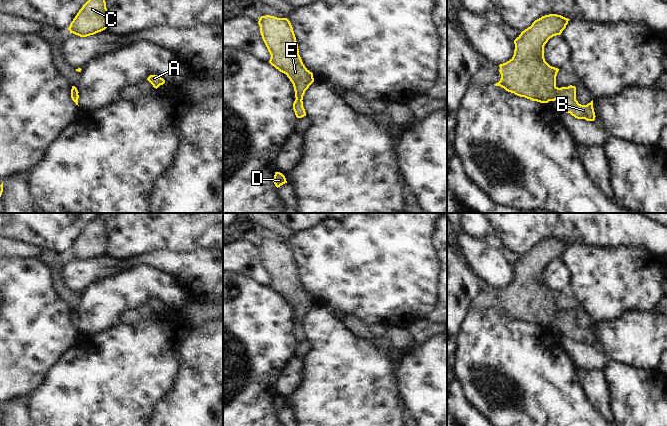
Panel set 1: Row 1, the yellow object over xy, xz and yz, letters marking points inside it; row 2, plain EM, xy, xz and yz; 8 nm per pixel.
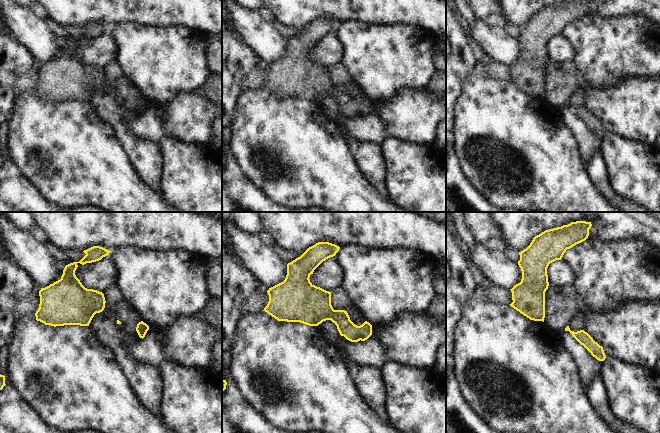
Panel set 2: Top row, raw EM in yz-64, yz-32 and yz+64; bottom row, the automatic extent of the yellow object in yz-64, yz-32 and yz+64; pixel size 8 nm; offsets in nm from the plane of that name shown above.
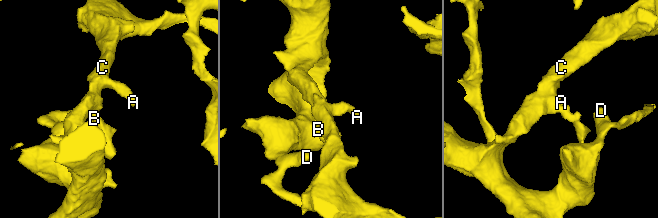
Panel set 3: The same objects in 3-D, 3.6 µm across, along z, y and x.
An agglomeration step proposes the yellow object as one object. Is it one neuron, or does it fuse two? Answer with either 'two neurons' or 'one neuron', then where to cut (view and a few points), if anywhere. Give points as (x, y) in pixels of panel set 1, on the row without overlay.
one neuron; cut none

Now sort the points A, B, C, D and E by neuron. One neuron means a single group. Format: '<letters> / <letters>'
A B C D E

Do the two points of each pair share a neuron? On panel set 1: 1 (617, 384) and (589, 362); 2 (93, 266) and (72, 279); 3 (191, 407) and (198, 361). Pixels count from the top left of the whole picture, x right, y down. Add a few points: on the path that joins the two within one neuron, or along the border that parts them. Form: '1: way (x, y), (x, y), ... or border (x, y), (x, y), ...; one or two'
1: border (609, 359), (603, 370); two
2: way (88, 271), (77, 275); one
3: way (198, 396), (198, 372); one

